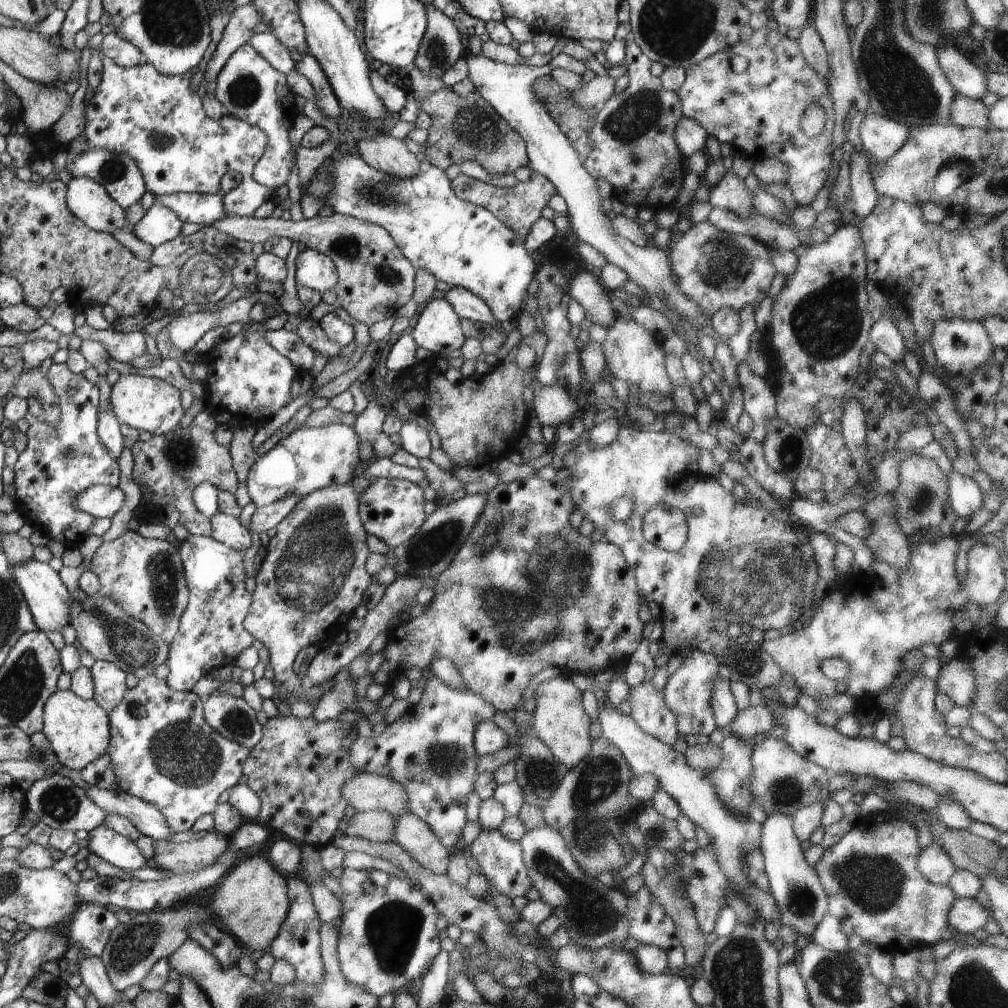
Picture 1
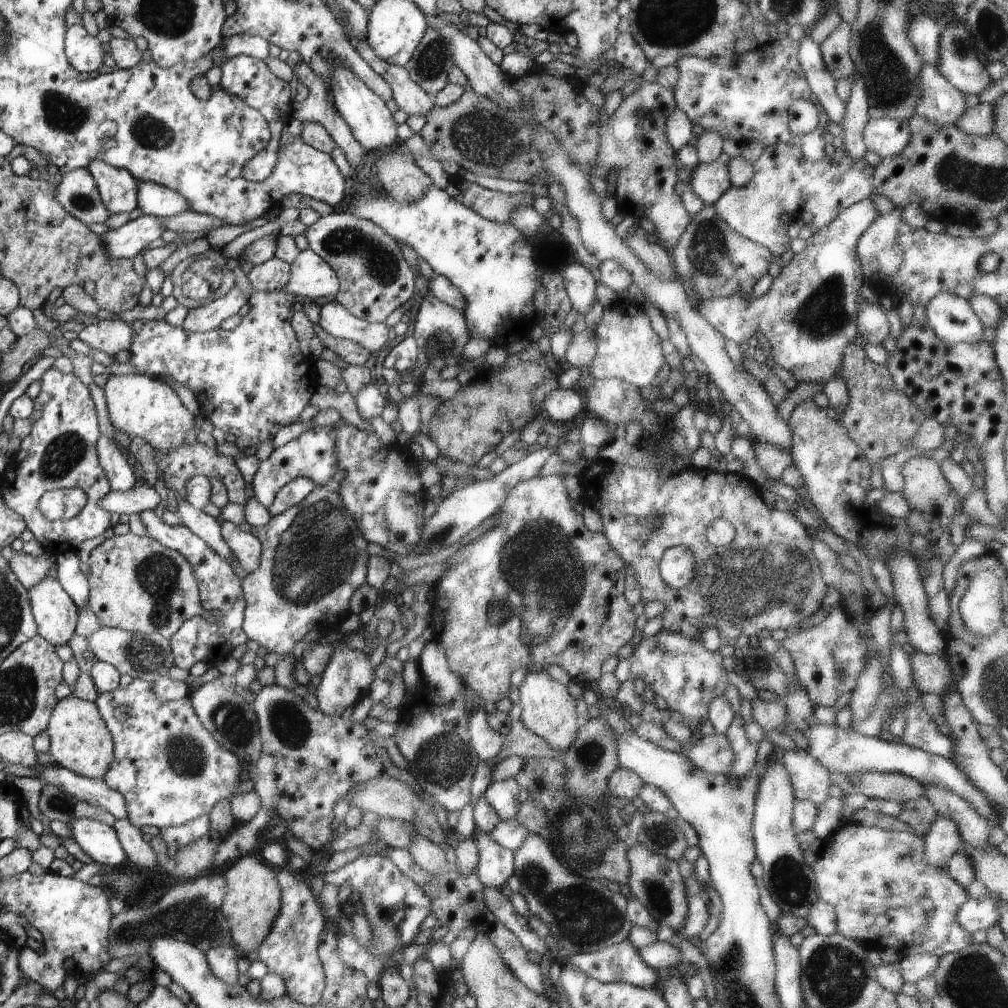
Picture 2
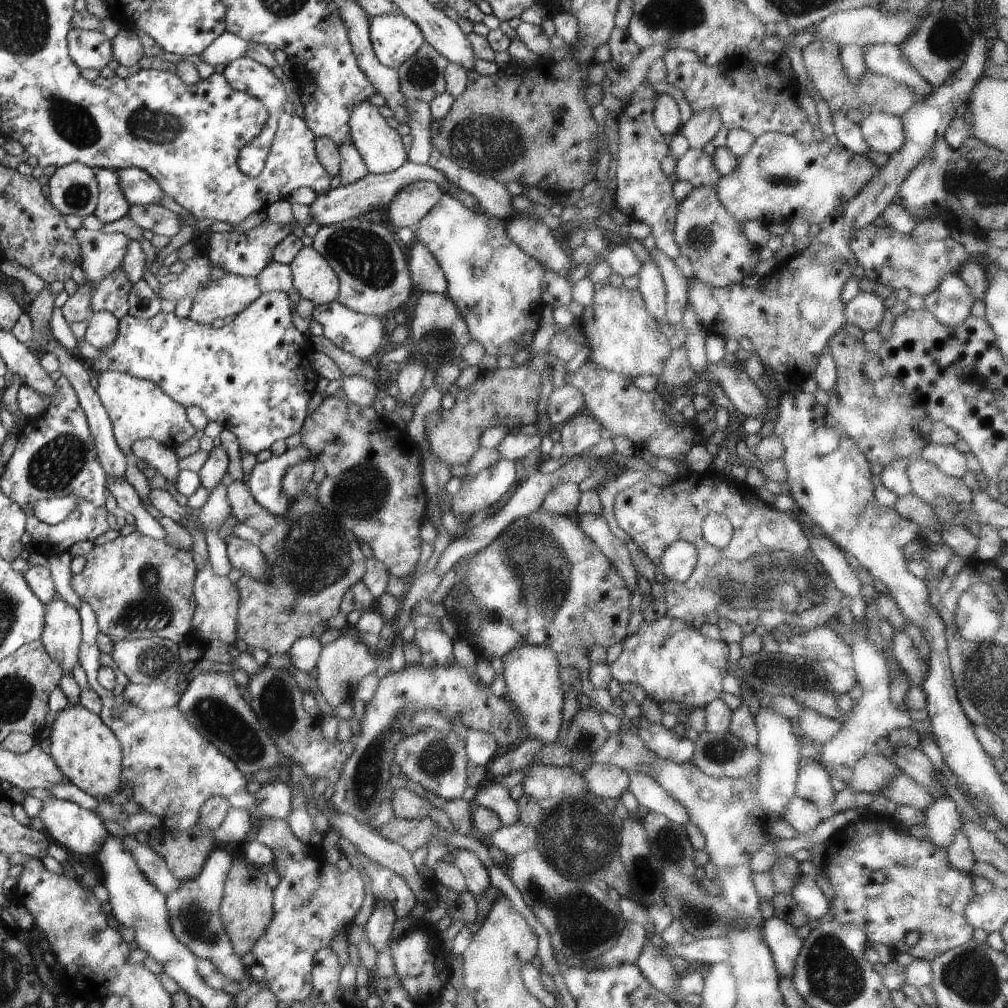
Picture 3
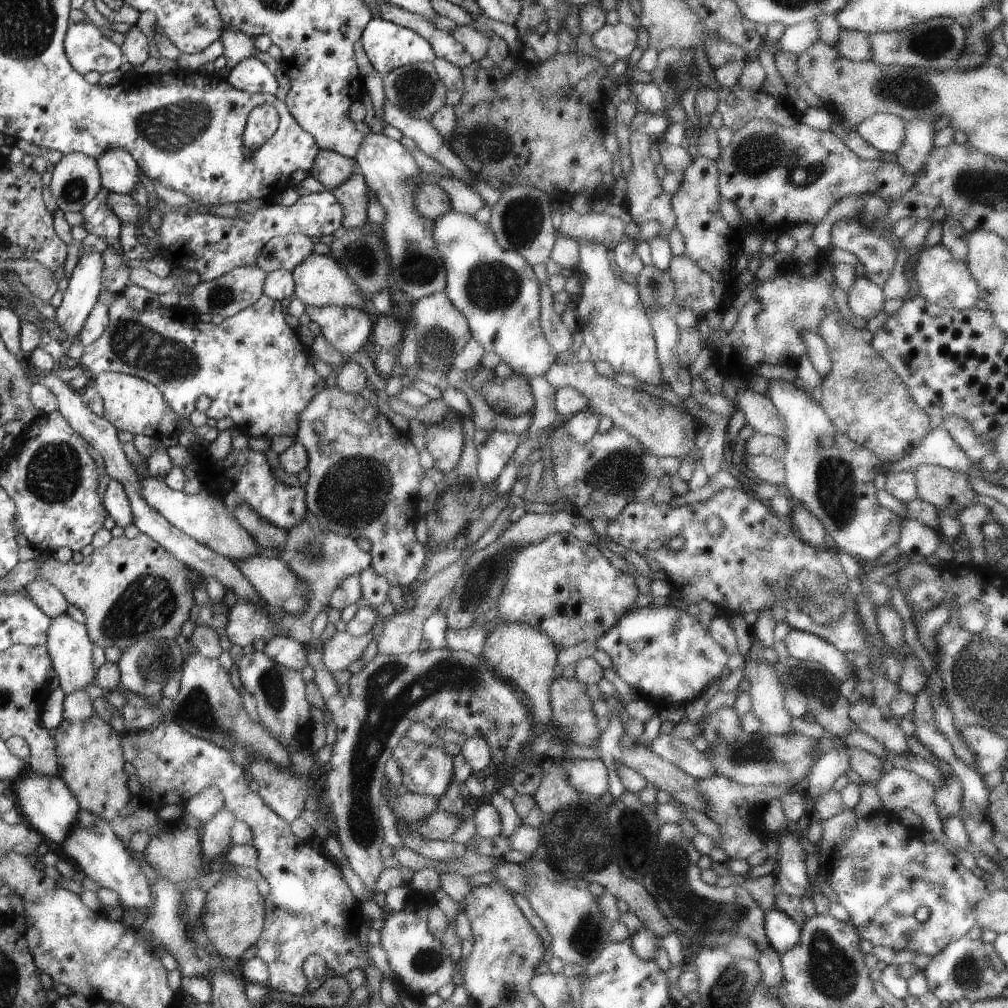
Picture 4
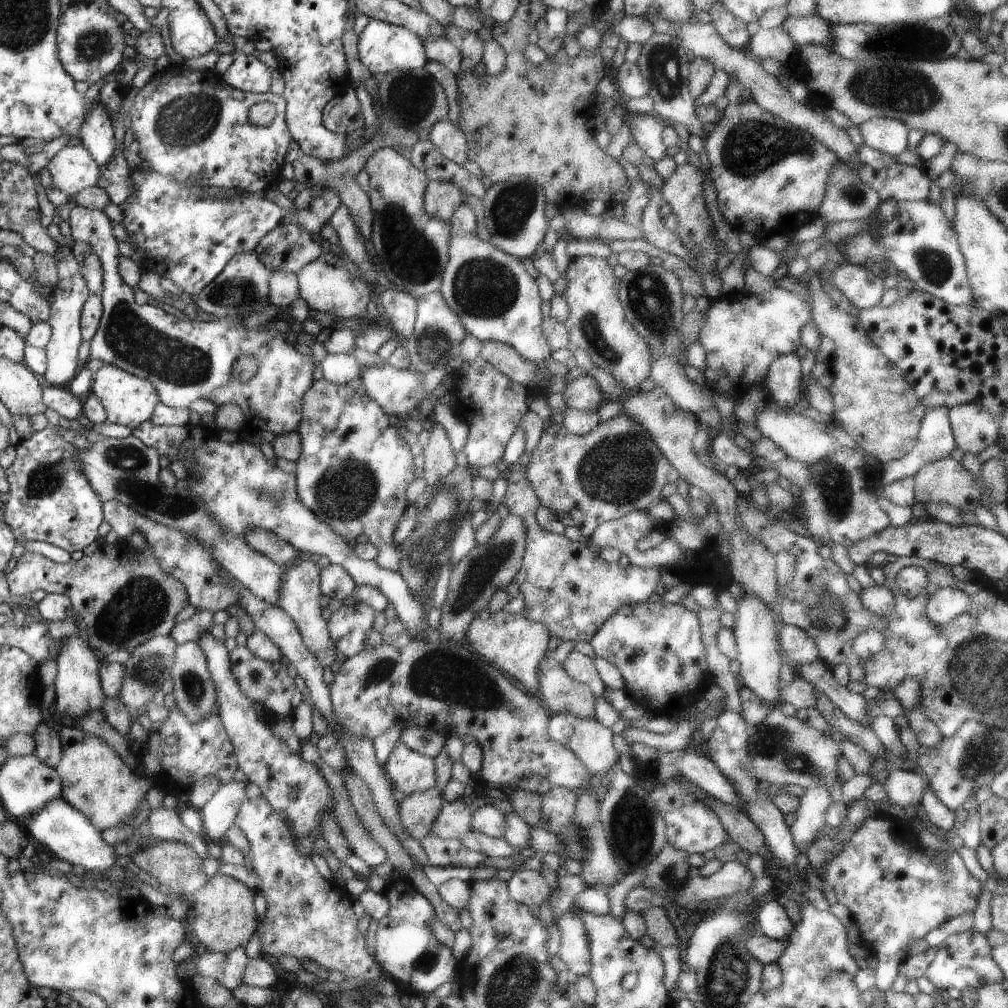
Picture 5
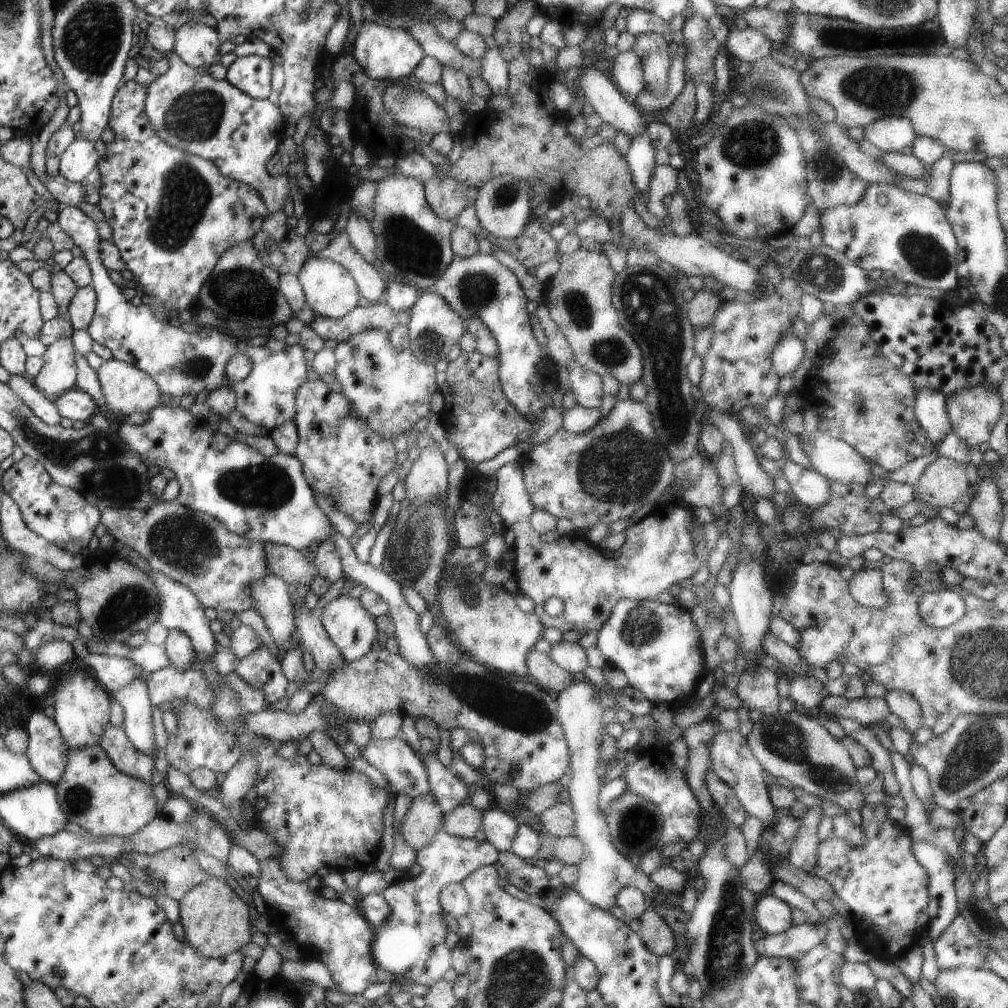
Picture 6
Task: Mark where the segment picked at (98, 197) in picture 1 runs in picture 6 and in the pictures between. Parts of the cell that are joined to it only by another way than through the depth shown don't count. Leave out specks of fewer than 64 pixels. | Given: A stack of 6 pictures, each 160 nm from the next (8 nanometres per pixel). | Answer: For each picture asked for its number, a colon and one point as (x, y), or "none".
2: (78, 193)
3: (74, 188)
4: (76, 179)
5: (73, 169)
6: (80, 158)

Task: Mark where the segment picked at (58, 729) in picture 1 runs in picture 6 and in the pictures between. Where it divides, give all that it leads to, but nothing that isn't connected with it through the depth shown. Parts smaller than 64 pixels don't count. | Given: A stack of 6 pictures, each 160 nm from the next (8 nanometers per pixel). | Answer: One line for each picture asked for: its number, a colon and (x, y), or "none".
2: (80, 740)
3: (89, 754)
4: (89, 753)
5: (96, 782)
6: (98, 797)

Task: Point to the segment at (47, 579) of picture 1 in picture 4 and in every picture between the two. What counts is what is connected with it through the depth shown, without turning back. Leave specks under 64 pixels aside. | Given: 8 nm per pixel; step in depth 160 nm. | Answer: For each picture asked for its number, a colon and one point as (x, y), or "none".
2: (54, 610)
3: (62, 639)
4: (70, 649)

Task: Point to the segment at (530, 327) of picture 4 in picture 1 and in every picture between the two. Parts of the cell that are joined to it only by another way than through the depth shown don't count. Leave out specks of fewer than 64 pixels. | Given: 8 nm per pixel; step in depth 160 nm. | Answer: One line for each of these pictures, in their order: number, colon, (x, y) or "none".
1: (465, 245)
2: (491, 263)
3: (497, 286)

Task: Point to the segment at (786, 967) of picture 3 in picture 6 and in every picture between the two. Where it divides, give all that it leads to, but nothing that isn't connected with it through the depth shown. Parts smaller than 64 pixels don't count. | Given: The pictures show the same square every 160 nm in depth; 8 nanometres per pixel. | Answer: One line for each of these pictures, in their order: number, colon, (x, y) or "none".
4: (783, 933)
5: (772, 919)
6: (773, 916)

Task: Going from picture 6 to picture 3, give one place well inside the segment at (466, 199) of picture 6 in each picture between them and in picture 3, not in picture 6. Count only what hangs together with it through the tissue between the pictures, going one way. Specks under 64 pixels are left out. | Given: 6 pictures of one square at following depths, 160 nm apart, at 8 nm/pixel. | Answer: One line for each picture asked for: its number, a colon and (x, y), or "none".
3: (412, 204)
4: (431, 200)
5: (442, 199)

